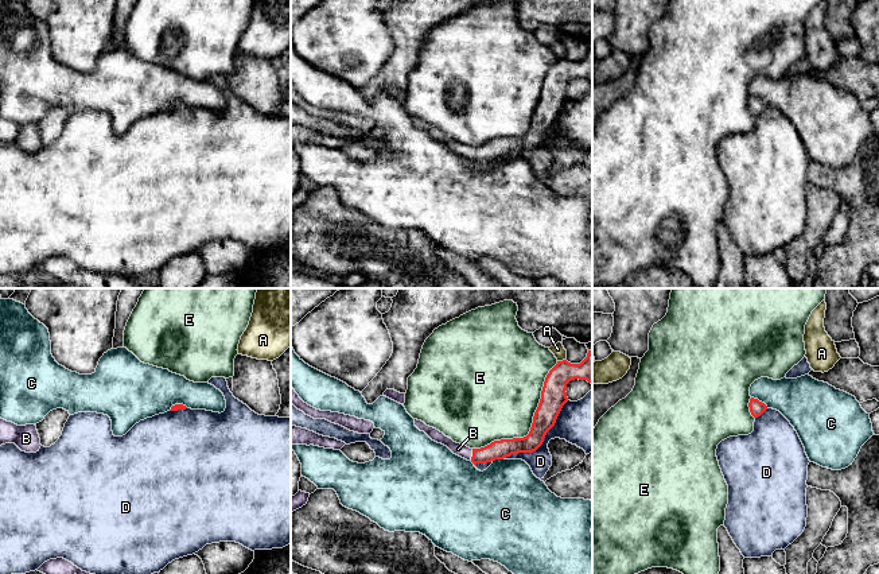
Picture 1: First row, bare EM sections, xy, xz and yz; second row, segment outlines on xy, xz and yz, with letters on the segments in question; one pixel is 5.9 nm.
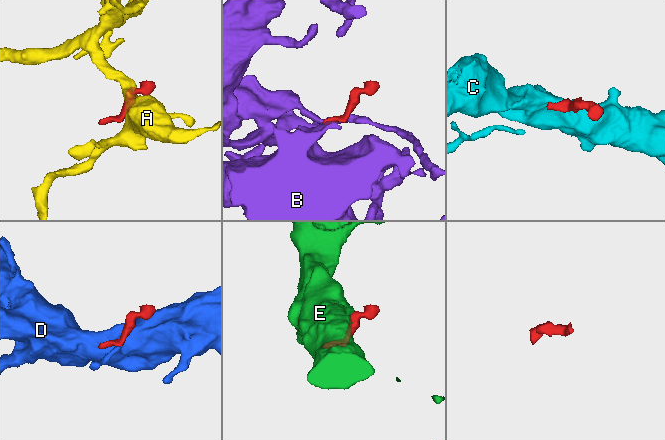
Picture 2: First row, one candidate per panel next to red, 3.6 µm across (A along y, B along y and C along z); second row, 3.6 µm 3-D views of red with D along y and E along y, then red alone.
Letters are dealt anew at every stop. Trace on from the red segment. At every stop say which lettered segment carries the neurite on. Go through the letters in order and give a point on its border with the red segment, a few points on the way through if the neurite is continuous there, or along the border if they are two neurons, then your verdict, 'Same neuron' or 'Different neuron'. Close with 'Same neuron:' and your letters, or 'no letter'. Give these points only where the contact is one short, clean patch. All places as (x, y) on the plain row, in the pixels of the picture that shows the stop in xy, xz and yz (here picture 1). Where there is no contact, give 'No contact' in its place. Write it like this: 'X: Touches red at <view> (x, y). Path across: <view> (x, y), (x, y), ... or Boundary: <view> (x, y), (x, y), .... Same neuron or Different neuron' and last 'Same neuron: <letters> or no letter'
A: Touches red at xz (560, 59). Boundary: xz (564, 57), (557, 59). Different neuron
B: Touches red at xz (473, 152). Path across: xz (501, 147), (486, 152), (473, 152), (458, 147). Same neuron
C: Touches red at yz (758, 99). Boundary: yz (751, 94), (767, 105). Different neuron
D: Touches red at xz (543, 139). Different neuron
E: Touches red at xz (532, 123). Different neuron
Same neuron: B

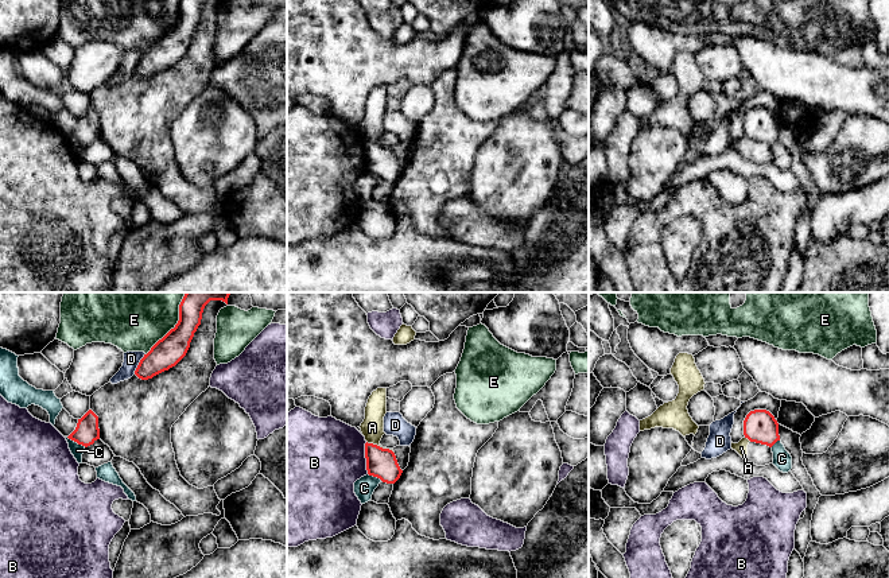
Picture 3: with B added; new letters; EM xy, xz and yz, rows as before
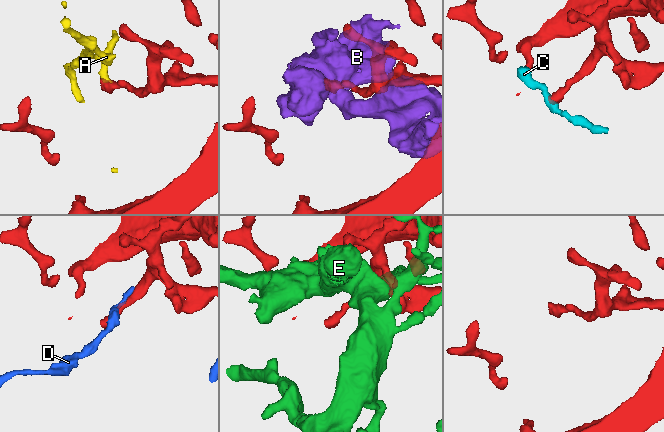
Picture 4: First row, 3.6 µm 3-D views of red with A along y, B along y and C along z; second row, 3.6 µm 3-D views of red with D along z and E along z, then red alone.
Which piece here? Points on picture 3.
A: Touches red at xz (376, 143). Boundary: xz (367, 139), (385, 147). Different neuron
B: Touches red at xz (365, 155). Different neuron
C: Touches red at xy (76, 139). Boundary: xy (66, 135), (85, 144). Different neuron
D: Touches red at xy (139, 62). Different neuron
E: Touches red at xy (171, 27). Different neuron
Same neuron: no letter

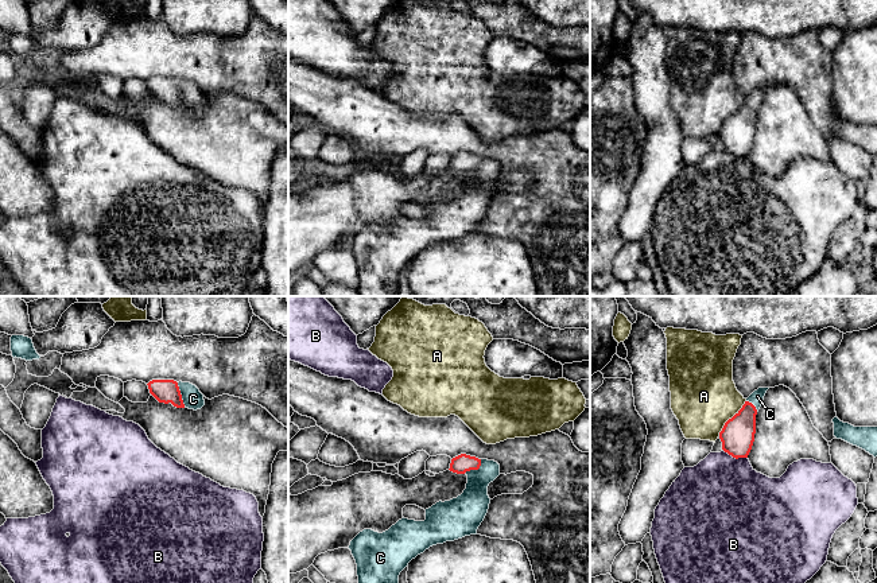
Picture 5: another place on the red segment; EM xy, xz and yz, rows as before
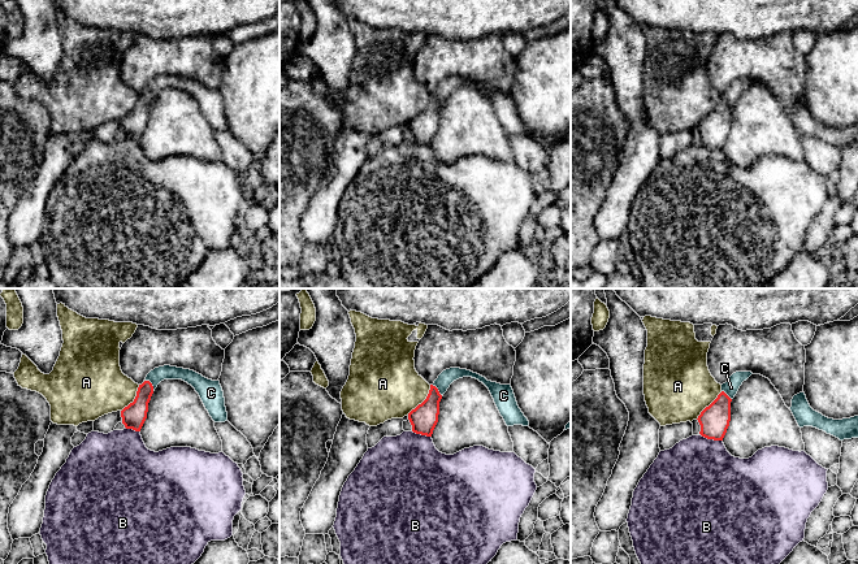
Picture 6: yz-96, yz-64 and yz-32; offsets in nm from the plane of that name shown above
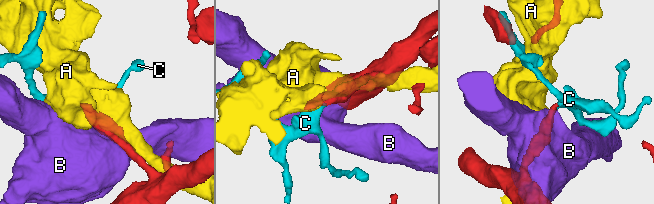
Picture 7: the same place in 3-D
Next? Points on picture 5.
A: Touches red at yz (732, 116). Different neuron
B: Touches red at yz (736, 156). Different neuron
C: Touches red at xy (181, 93). Path across: xy (165, 89), (181, 93), (187, 93), (193, 97). Same neuron
Same neuron: C

